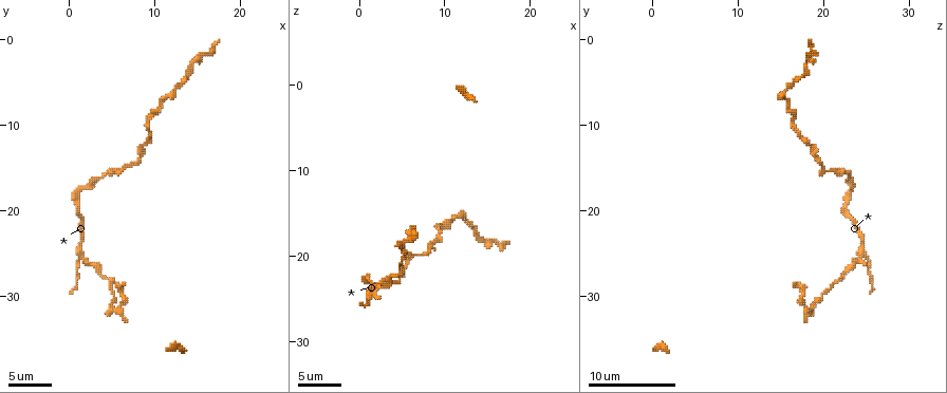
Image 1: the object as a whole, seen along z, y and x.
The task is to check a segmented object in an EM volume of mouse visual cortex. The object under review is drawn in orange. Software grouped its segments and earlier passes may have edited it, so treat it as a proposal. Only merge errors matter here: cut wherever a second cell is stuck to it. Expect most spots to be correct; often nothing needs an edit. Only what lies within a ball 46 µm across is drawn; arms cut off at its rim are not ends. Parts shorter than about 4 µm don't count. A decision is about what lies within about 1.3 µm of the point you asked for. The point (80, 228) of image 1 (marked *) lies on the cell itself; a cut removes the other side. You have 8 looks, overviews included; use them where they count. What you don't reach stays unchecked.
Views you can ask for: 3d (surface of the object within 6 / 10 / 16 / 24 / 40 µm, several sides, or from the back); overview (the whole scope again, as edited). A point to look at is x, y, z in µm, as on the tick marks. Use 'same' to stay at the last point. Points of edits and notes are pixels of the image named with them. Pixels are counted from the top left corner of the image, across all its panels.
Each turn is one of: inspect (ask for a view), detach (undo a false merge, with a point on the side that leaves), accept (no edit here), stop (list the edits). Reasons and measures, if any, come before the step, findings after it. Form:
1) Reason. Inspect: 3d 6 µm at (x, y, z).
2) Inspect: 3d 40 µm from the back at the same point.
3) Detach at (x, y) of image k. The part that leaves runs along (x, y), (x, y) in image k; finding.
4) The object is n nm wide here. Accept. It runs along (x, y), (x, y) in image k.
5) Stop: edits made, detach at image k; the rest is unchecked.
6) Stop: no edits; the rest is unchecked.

Four or more arms meet. Inspect: 3d 10 µm at (1.2, 25.0, 24.8).

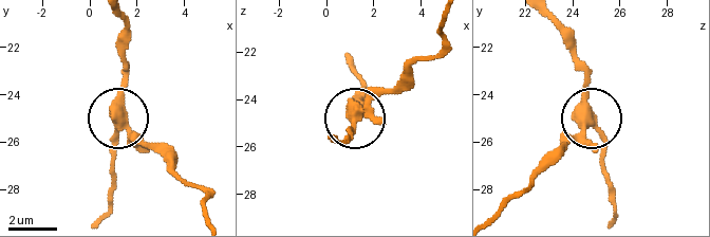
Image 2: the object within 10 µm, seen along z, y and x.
The object is 380 nm wide here. Accept. It runs along (566, 50), (611, 179) in image 2; one cell here.

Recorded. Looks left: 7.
Sudden change in width. Inspect: 3d 6 µm at (8.2, 14.4, 19.4).

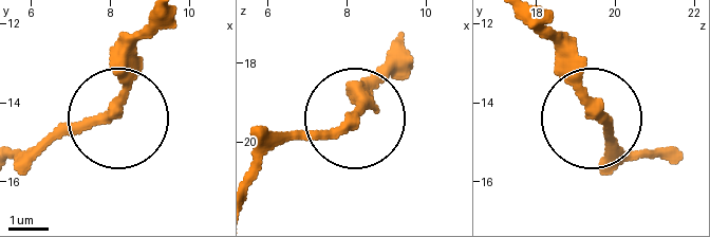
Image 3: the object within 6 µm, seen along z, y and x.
Inspect: 3d 6 µm from the back at (8.15, 14.10, 19.45).

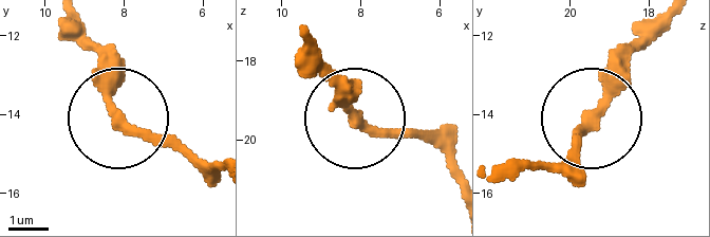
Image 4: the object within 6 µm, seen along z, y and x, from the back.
The object is 260 nm wide here. Accept. It runs along (449, 164), (418, 137), (368, 123), (331, 66) in image 4; one cell here.

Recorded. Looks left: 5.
Calibre changes. Inspect: 3d 10 µm at (9.4, 9.4, 16.2).

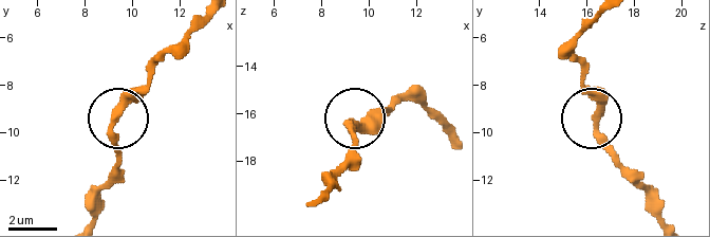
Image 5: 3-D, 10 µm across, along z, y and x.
Closer look. Inspect: 3d 6 µm at (9.4, 9.4, 16.4).

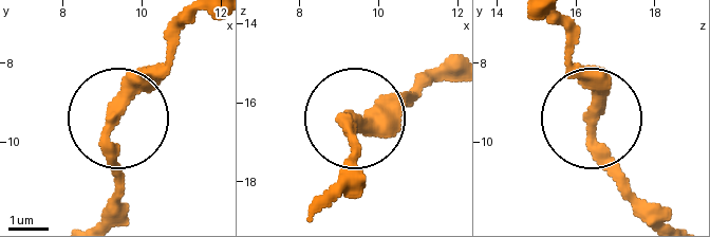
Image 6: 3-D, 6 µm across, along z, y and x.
The object is 330 nm wide here. Accept. It runs along (656, 212), (602, 141), (596, 90), (576, 53) in image 6; one cell here.

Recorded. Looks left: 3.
Thin neck. Inspect: 3d 10 µm at (12.0, 5.8, 15.8).

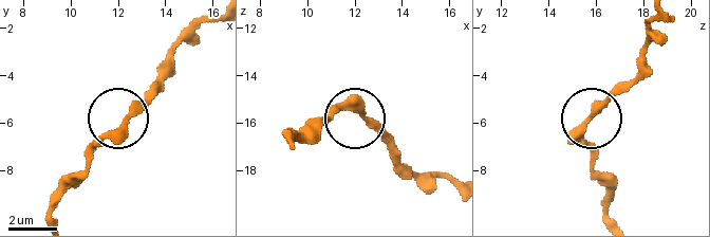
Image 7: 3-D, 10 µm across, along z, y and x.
Accept. It runs along (55, 217), (61, 187), (156, 86) in image 7; continuous, no second cell.

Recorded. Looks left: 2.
Stop: no edits; the rest is unchecked.

